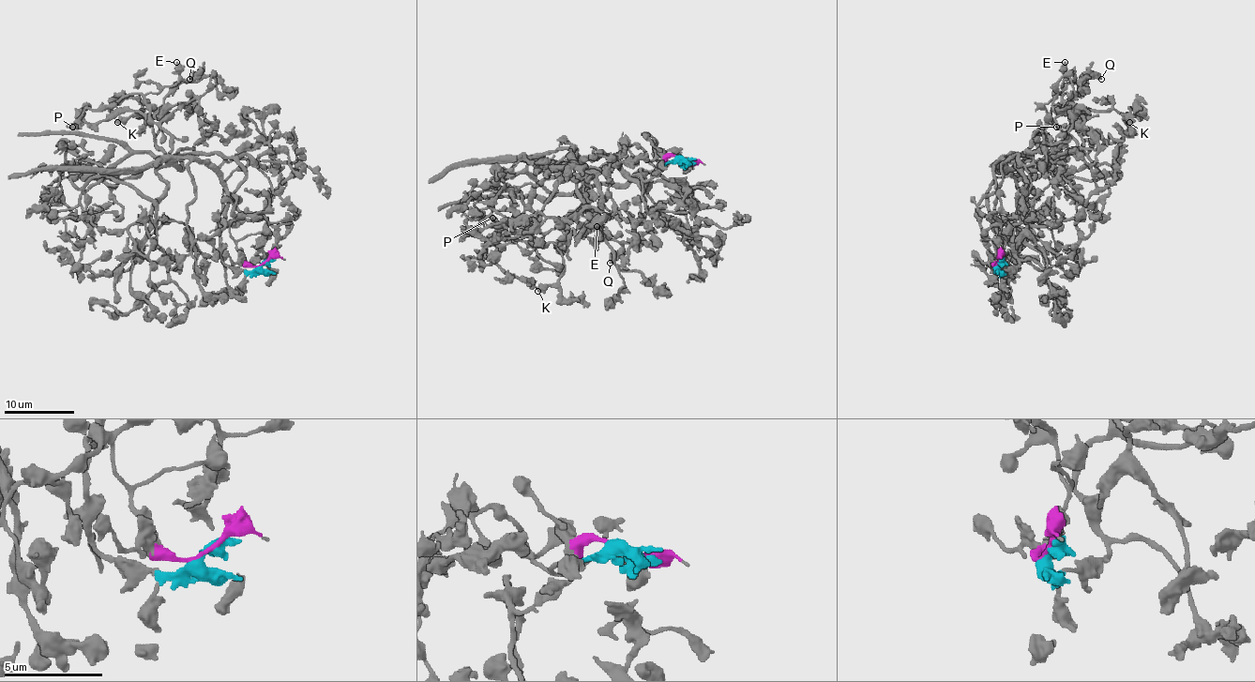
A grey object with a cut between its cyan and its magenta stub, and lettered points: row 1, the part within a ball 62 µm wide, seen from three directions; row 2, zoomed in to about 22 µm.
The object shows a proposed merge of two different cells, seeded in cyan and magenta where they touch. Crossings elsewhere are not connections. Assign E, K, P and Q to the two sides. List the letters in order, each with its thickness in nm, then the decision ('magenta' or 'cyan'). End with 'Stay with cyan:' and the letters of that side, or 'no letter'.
E: 460 nm thick; magenta
K: 600 nm thick; cyan
P: 460 nm thick; magenta
Q: 320 nm thick; cyan
Stay with cyan: K, Q

